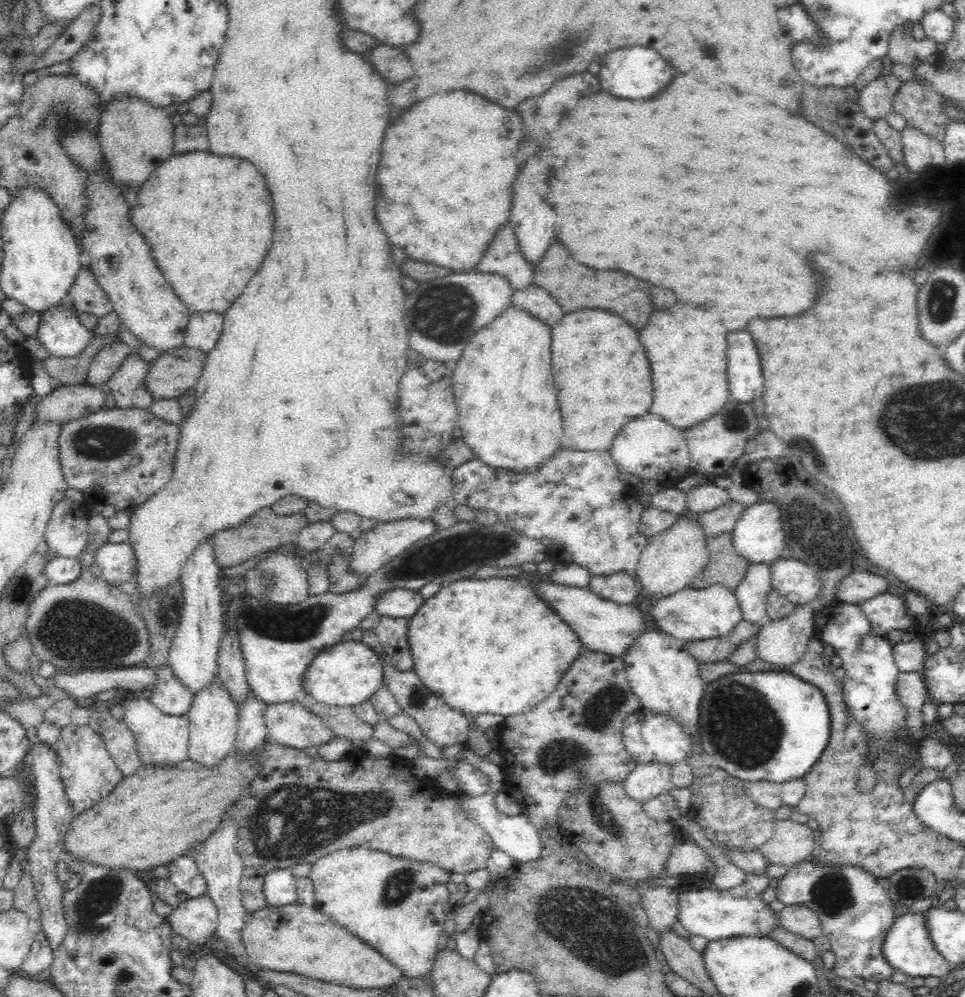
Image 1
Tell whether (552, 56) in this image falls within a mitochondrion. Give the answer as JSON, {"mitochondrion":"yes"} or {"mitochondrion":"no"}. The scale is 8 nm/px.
{"mitochondrion":"yes"}

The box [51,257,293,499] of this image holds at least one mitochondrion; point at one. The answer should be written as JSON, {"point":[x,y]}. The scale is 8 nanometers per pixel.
{"point":[102,442]}

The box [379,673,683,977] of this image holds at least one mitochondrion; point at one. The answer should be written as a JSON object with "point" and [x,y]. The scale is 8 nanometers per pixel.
{"point":[615,954]}

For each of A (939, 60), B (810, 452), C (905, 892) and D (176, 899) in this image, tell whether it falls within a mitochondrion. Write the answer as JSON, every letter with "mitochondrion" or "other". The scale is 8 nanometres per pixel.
{"A":"other","B":"mitochondrion","C":"mitochondrion","D":"other"}

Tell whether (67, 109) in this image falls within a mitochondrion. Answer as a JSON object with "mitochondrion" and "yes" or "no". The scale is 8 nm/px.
{"mitochondrion":"yes"}

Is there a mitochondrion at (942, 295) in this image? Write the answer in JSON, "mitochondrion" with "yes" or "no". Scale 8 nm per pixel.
{"mitochondrion":"yes"}

